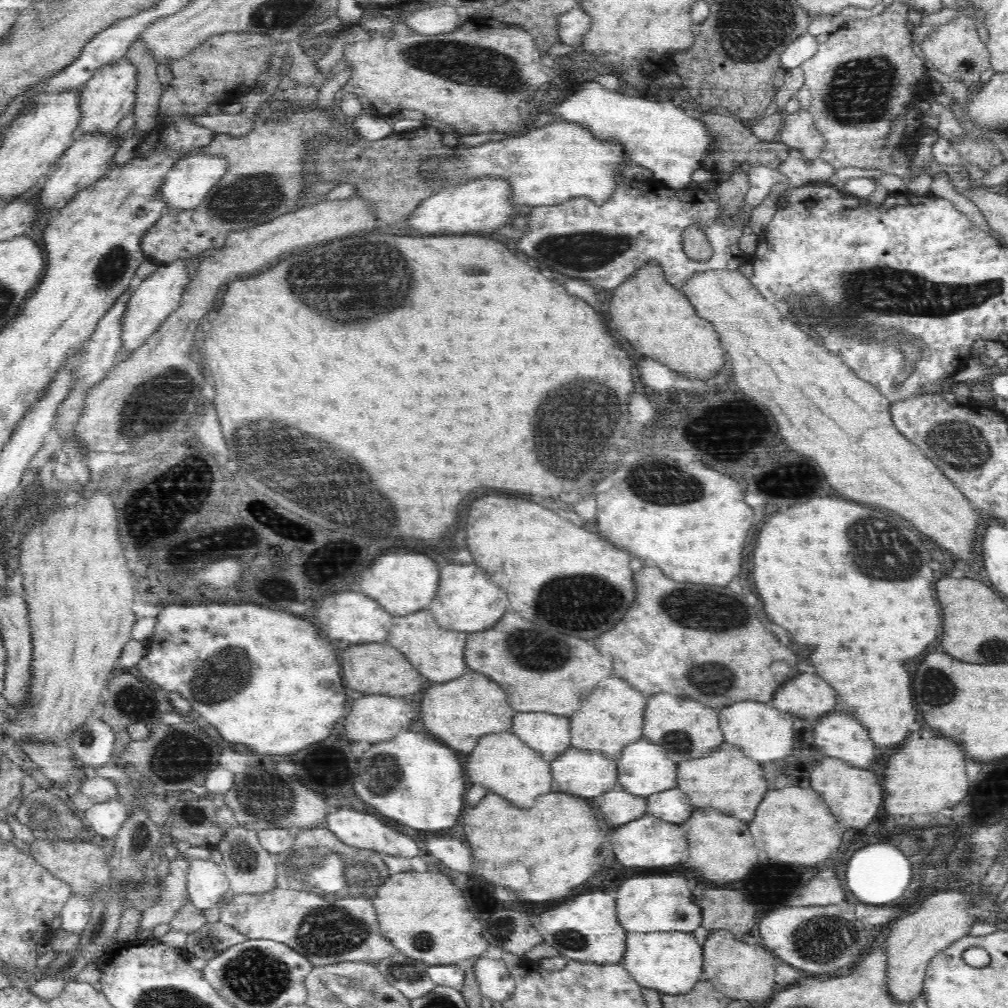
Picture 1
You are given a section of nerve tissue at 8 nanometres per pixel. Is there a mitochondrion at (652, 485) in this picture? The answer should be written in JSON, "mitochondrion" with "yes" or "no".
{"mitochondrion":"yes"}

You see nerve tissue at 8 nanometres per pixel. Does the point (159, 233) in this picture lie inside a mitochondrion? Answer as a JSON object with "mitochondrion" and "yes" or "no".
{"mitochondrion":"no"}

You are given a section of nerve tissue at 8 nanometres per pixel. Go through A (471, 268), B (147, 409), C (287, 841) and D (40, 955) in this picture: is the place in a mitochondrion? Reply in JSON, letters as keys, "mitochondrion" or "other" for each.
{"A":"mitochondrion","B":"mitochondrion","C":"mitochondrion","D":"other"}

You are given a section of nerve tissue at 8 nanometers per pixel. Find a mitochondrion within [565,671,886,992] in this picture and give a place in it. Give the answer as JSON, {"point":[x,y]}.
{"point":[825,939]}

